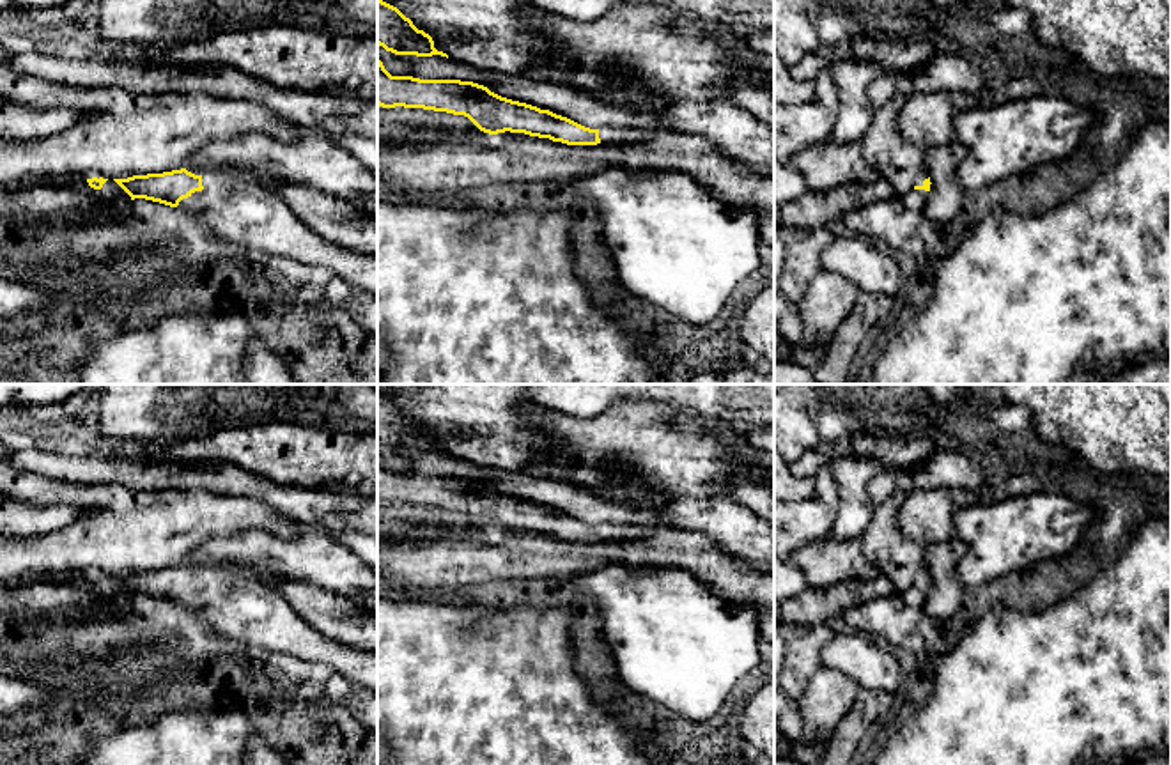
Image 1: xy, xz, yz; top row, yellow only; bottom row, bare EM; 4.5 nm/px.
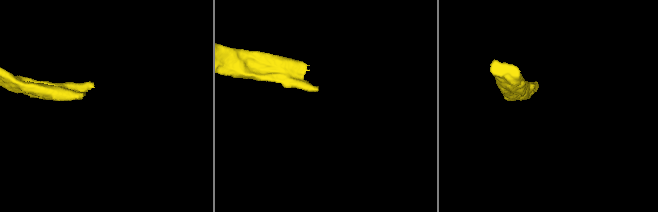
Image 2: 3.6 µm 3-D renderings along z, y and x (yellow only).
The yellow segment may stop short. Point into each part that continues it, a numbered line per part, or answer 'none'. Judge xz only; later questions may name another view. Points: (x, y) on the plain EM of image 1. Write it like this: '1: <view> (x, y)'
1: xz (608, 532)

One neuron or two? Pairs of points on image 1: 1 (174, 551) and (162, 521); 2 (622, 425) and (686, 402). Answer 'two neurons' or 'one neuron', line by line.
1: one neuron
2: two neurons

